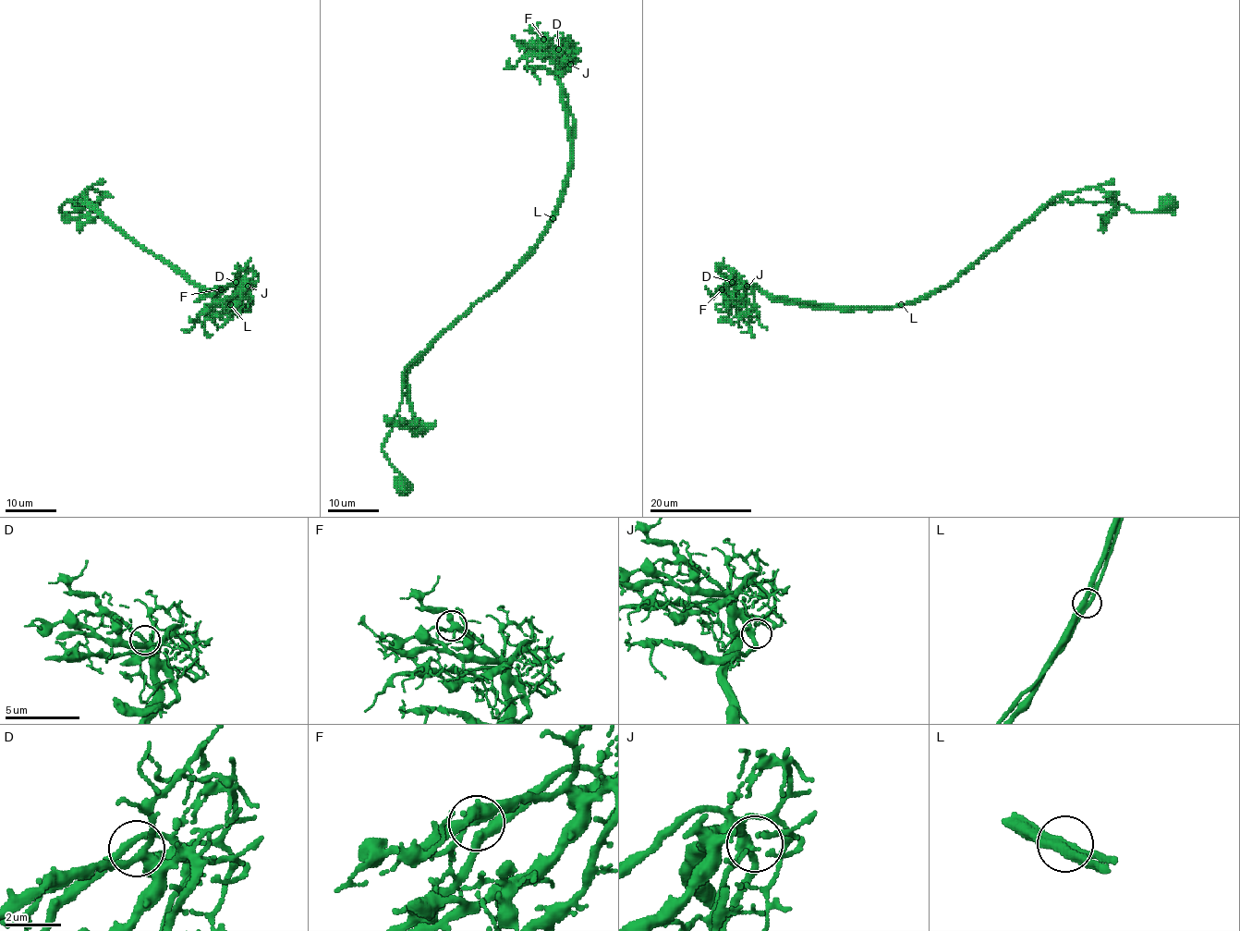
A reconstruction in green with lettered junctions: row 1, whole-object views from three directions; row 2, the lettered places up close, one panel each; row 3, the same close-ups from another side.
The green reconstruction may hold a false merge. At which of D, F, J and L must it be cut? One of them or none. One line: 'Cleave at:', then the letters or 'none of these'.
Cleave at: none of these

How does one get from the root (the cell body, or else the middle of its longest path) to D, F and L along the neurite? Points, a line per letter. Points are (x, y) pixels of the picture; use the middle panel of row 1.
D: (404, 483), (382, 445), (401, 401), (406, 369), (520, 262), (558, 202), (570, 163), (558, 49)
F: (404, 483), (382, 445), (406, 369), (520, 262), (564, 187), (570, 130), (561, 52), (543, 39)
L: (404, 483), (406, 479), (383, 453), (382, 445), (401, 401), (406, 369), (504, 280), (553, 218)

